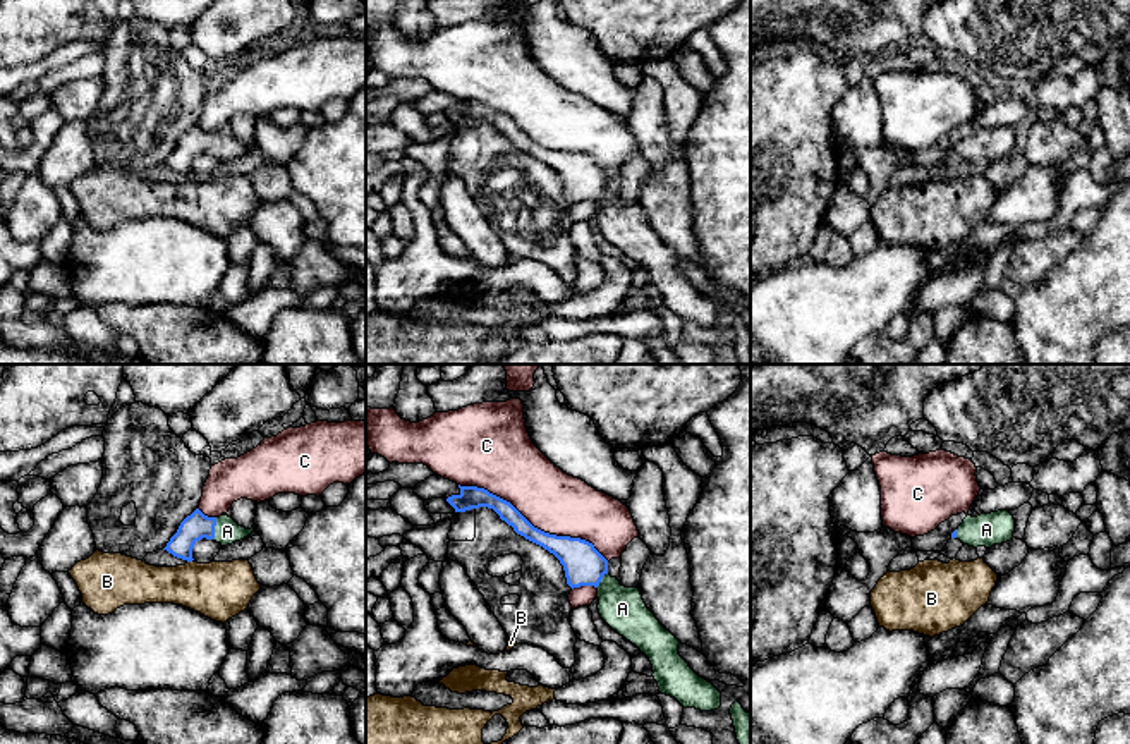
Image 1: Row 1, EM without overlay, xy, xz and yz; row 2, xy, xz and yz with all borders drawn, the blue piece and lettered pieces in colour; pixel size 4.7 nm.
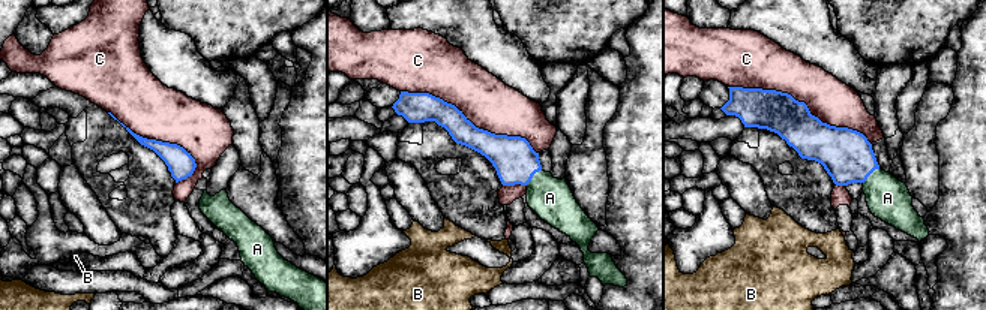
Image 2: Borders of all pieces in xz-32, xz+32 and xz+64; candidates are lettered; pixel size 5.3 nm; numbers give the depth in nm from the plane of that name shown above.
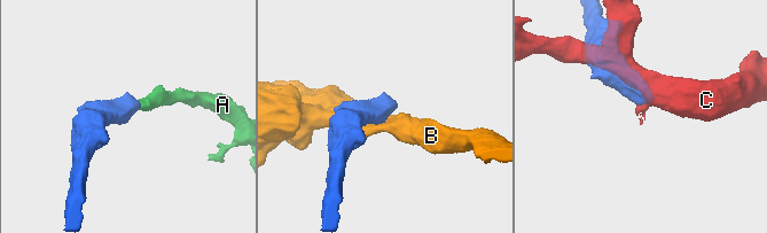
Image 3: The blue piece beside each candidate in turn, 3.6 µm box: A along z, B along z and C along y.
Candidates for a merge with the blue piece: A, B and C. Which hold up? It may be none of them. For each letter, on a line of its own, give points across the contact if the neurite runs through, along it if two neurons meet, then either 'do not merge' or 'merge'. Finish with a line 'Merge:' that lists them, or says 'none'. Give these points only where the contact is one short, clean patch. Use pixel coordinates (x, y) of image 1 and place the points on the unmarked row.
A: across xy (196, 141), (213, 143), (227, 146) | merge
B: along xy (193, 174), (188, 177) | do not merge
C: do not merge
Merge: A

